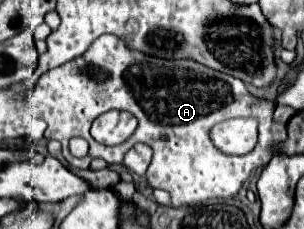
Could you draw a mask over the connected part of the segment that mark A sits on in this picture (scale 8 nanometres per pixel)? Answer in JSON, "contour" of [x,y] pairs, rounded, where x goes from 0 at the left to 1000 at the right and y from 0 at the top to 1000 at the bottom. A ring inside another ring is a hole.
{"contour":[[[378,148],[326,157],[280,236],[148,314],[102,402],[102,498],[155,533],[148,603],[194,611],[214,699],[266,742],[286,742],[306,690],[398,716],[405,672],[444,629],[424,603],[391,638],[345,638],[299,603],[299,533],[352,480],[418,480],[464,507],[464,620],[503,655],[484,795],[497,821],[556,838],[569,908],[773,856],[826,751],[865,734],[898,690],[891,629],[947,598],[938,550],[898,524],[905,454],[819,410],[786,341],[655,288],[641,262],[549,262],[431,218]],[[780,507],[832,507],[852,524],[852,620],[813,681],[747,681],[688,603],[694,550]],[[240,594],[293,620],[293,672],[280,690],[234,681],[227,611]]]}

